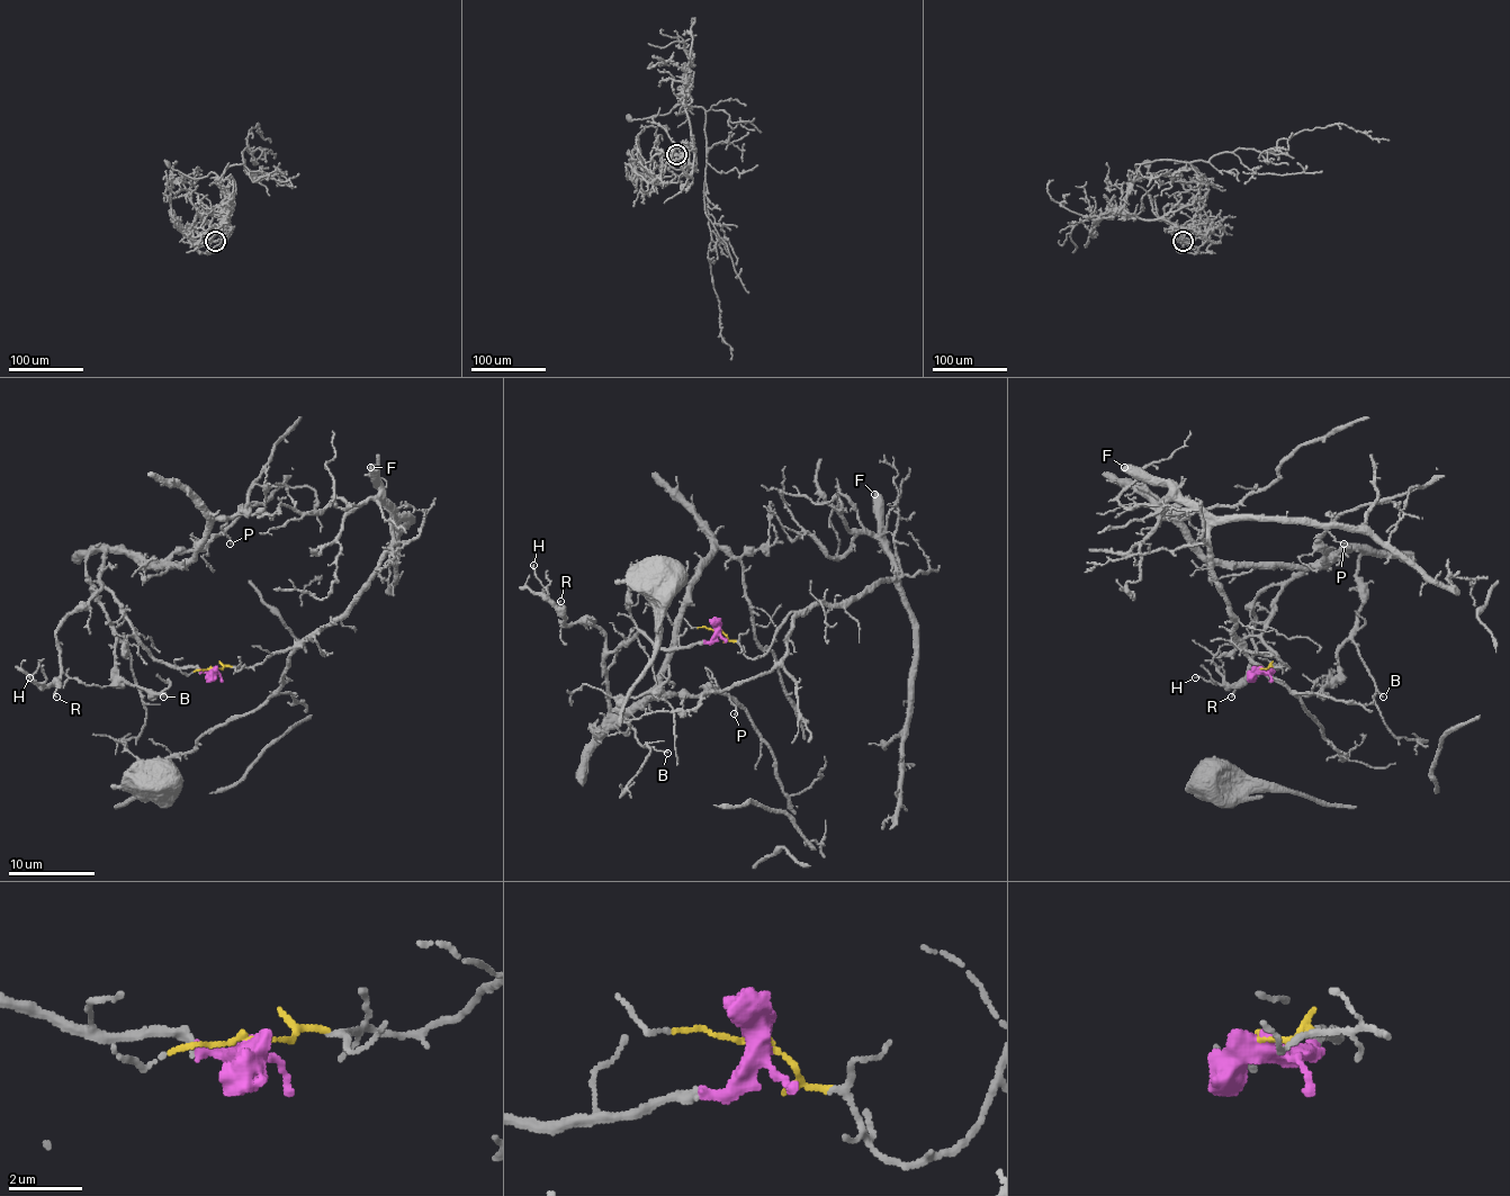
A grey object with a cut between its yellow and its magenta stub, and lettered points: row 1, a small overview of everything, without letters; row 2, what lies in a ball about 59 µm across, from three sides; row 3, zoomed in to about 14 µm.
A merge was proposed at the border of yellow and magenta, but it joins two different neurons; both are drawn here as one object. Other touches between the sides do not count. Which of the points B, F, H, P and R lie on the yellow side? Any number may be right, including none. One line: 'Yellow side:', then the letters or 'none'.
Yellow side: F

